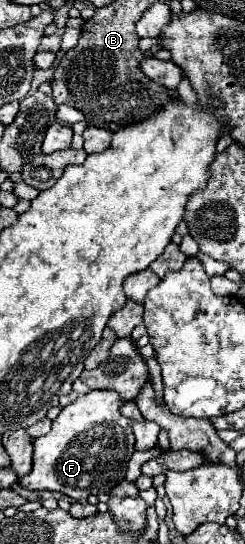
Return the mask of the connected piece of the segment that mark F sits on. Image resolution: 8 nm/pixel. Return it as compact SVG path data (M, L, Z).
M91 391L61 409L47 435L35 439L33 469L27 477L19 477L19 485L33 491L59 491L71 499L87 499L89 495L109 493L125 479L127 463L135 451L131 419L119 413L123 405L115 391Z

